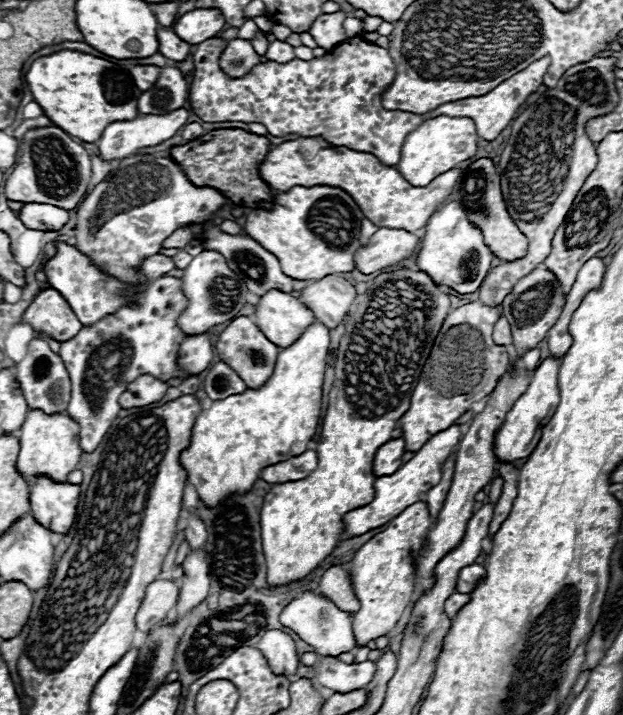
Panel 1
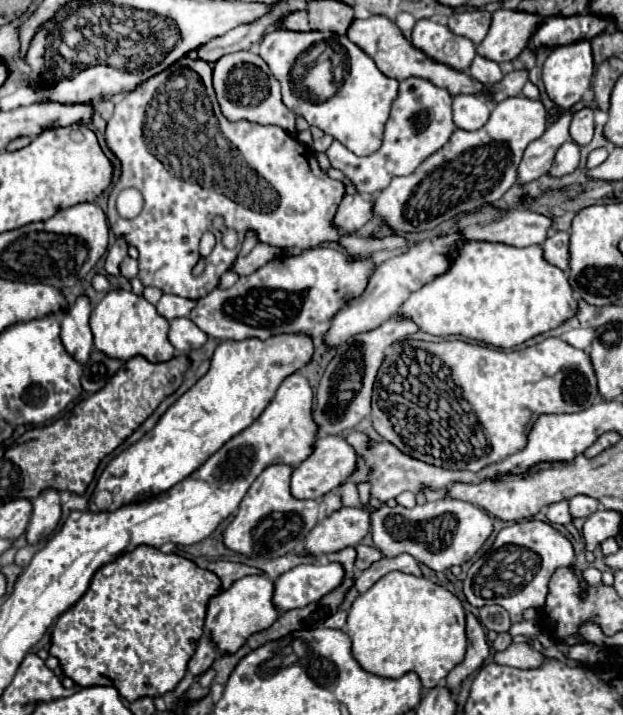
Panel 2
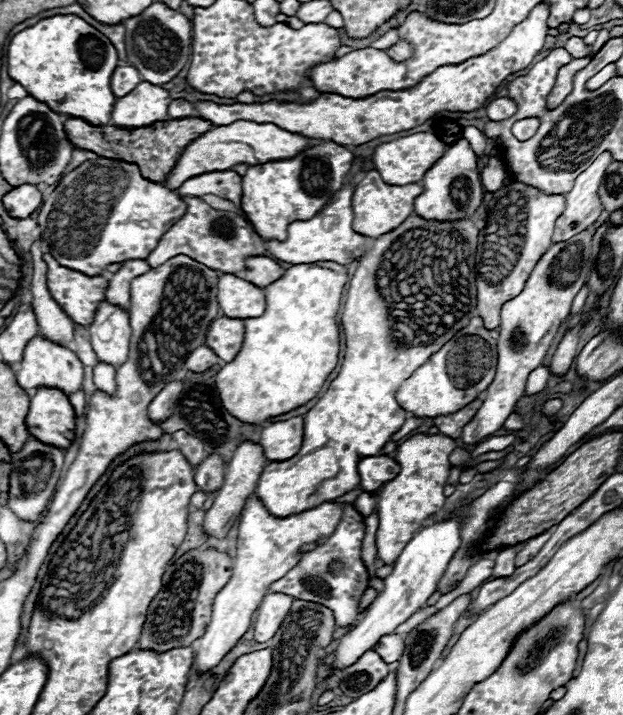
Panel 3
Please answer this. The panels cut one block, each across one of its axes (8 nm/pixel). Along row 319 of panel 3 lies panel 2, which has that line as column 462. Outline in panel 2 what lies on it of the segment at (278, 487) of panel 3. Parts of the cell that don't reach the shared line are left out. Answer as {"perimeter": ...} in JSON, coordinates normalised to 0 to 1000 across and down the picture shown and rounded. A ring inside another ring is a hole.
{"perimeter":[[[876,473],[857,484],[848,484],[841,490],[799,490],[799,487],[783,487],[770,481],[751,481],[751,478],[674,478],[674,476],[648,476],[632,481],[620,501],[613,515],[607,517],[607,529],[600,537],[600,551],[597,551],[597,593],[604,604],[626,621],[632,621],[642,632],[652,632],[652,638],[677,643],[684,649],[697,649],[706,655],[722,655],[722,657],[751,657],[751,660],[770,660],[780,655],[780,649],[796,649],[799,643],[809,643],[812,638],[822,638],[825,632],[835,632],[844,627],[844,610],[851,607],[851,599],[857,596],[857,587],[870,579],[921,579],[934,576],[947,568],[953,568],[960,559],[960,543],[957,543],[957,526],[953,515],[947,509],[947,501],[941,492],[915,484],[912,478],[899,473]]]}

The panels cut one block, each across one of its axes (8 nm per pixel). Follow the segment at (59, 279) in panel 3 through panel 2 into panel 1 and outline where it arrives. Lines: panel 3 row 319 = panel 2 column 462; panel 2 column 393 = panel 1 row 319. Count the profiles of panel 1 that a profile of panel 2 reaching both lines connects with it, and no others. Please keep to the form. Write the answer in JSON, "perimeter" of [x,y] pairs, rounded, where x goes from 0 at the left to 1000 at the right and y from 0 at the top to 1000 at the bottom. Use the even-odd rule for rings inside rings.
{"perimeter":[[[83,403],[67,406],[55,417],[55,422],[35,439],[35,448],[48,453],[55,464],[93,478],[119,473],[132,462],[132,453],[112,434],[109,422],[103,422],[103,417],[96,417],[96,411]]]}

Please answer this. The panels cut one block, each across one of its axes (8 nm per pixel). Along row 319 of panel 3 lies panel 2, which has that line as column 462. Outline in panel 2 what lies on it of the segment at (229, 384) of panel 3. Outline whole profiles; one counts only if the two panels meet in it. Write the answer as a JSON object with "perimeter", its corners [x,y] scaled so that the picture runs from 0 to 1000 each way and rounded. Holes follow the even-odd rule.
{"perimeter":[[[748,338],[738,347],[738,358],[722,369],[722,378],[661,408],[642,434],[645,442],[665,448],[687,467],[745,470],[799,487],[825,487],[915,448],[928,436],[928,422],[921,420],[909,380],[876,369],[870,344],[828,347],[799,338]]]}

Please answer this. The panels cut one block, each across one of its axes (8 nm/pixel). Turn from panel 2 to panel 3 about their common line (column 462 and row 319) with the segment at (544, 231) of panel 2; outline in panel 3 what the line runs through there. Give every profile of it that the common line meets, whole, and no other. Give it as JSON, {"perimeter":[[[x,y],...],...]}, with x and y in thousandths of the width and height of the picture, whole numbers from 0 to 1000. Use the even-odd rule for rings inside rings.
{"perimeter":[[[347,445],[331,467],[331,484],[347,490],[347,498],[360,506],[379,501],[392,478],[392,448],[385,445]]]}

